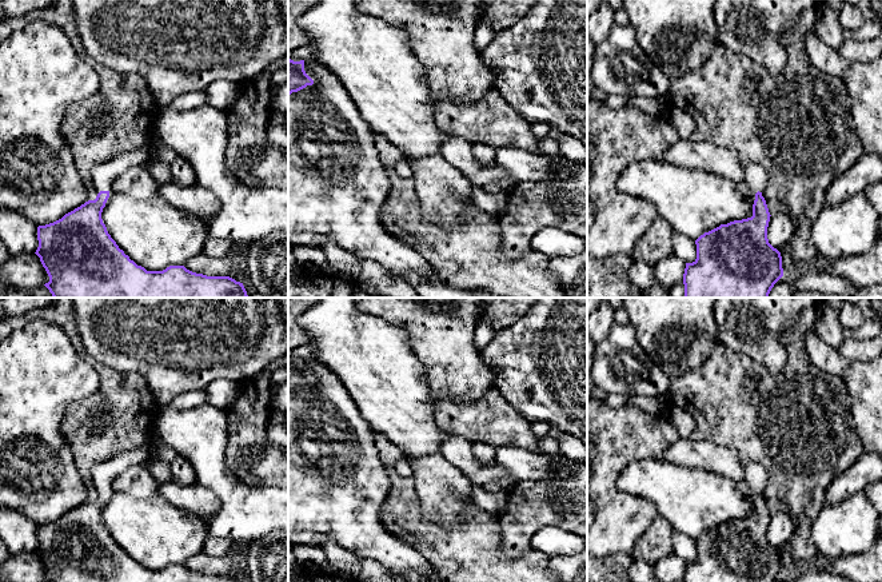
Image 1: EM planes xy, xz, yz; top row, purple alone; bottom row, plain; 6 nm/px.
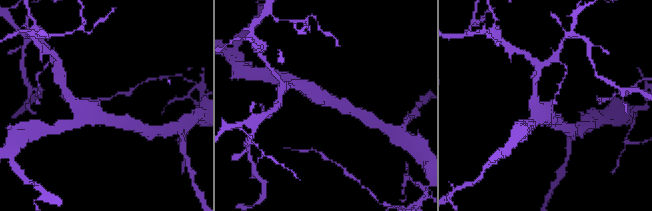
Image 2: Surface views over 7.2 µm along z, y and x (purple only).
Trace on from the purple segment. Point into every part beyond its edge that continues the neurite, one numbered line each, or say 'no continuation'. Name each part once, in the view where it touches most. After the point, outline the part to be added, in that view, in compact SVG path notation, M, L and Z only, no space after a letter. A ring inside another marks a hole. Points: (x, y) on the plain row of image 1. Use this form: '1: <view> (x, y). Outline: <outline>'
1: xy (103, 474). Outline: M156 430L151 434L149 442L129 451L123 451L116 454L108 461L100 462L95 465L91 470L93 485L96 493L100 490L108 490L109 497L105 502L111 499L112 494L115 493L112 487L113 479L120 475L125 469L141 465L151 457L151 447L159 439Z

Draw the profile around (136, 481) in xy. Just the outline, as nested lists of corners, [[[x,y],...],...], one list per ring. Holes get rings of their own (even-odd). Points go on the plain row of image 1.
[[[141,463],[125,469],[113,479],[112,487],[115,491],[125,493],[131,497],[149,498],[157,494],[159,482]]]

